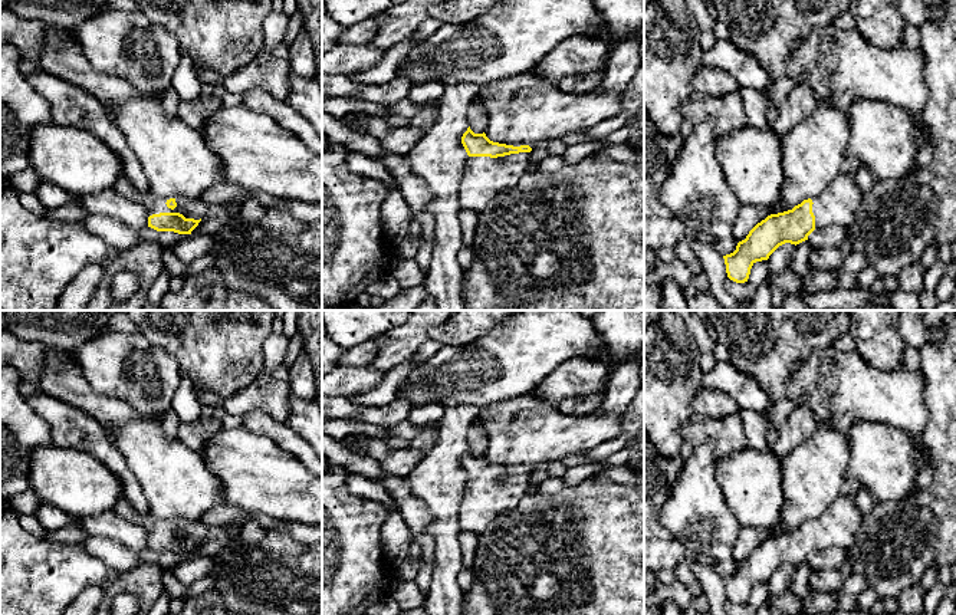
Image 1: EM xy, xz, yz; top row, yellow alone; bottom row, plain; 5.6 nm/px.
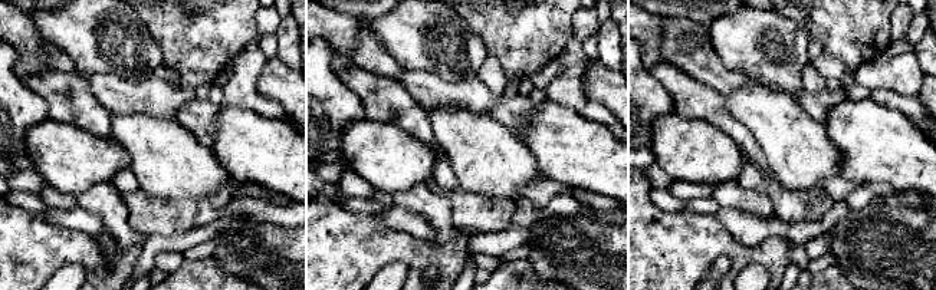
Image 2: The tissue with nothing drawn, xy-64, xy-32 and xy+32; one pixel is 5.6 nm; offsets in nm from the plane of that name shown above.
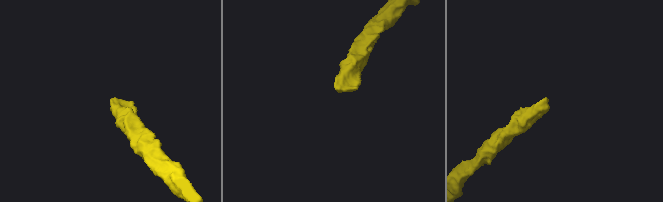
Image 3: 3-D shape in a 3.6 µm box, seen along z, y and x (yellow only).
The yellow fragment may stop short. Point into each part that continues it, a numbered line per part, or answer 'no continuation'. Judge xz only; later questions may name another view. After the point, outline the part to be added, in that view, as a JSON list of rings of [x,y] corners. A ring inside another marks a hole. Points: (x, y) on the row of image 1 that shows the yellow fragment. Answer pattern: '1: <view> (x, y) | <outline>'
1: xz (483, 177) | [[[530,152],[505,157],[466,158],[459,188],[459,204],[480,213],[497,194],[513,187],[528,172]]]

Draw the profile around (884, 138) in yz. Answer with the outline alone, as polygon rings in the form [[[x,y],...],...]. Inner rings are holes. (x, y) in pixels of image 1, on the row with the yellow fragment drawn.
[[[858,99],[847,109],[847,158],[855,158],[877,180],[906,177],[930,132],[919,116],[887,102]]]

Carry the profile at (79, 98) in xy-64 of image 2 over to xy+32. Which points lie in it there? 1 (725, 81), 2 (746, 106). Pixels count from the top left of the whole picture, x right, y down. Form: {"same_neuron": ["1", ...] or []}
{"same_neuron": []}

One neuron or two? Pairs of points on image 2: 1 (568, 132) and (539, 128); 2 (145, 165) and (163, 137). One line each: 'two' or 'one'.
1: one
2: one

